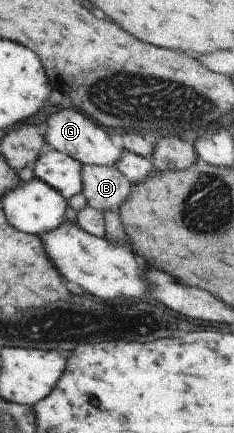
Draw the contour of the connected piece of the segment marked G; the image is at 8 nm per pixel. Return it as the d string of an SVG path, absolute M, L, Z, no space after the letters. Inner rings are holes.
M60 109L58 113L49 115L42 129L45 132L48 148L68 153L84 166L97 164L105 167L118 167L118 159L122 156L123 150L119 140L109 136L105 128L101 128L81 110Z

